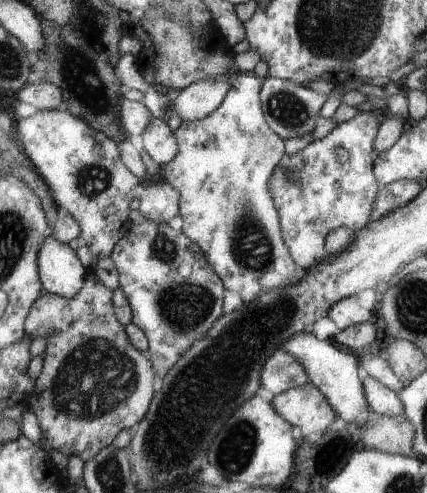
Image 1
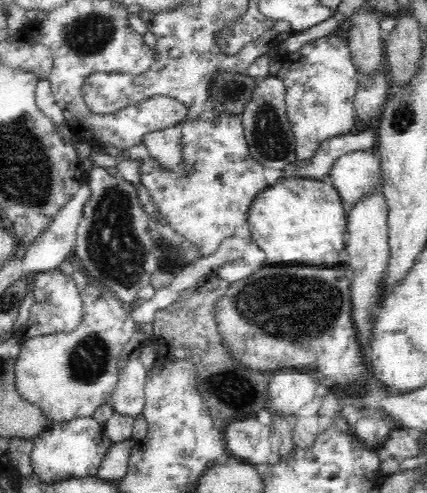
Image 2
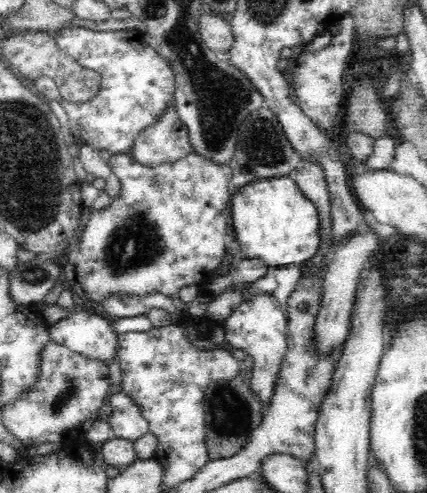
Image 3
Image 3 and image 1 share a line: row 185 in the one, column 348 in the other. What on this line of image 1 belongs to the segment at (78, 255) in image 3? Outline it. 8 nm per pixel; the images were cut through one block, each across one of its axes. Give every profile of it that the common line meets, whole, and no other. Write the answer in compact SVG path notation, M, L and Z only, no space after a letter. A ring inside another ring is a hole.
M360 112L351 120L338 123L336 128L322 140L316 140L293 156L284 156L281 167L269 179L269 192L273 196L273 204L280 214L281 232L284 234L285 244L289 248L290 257L303 271L311 266L317 266L326 260L325 240L330 232L338 228L348 228L354 233L362 230L372 220L374 204L377 201L381 186L373 174L373 164L377 161L378 152L373 143L381 127L380 112Z

